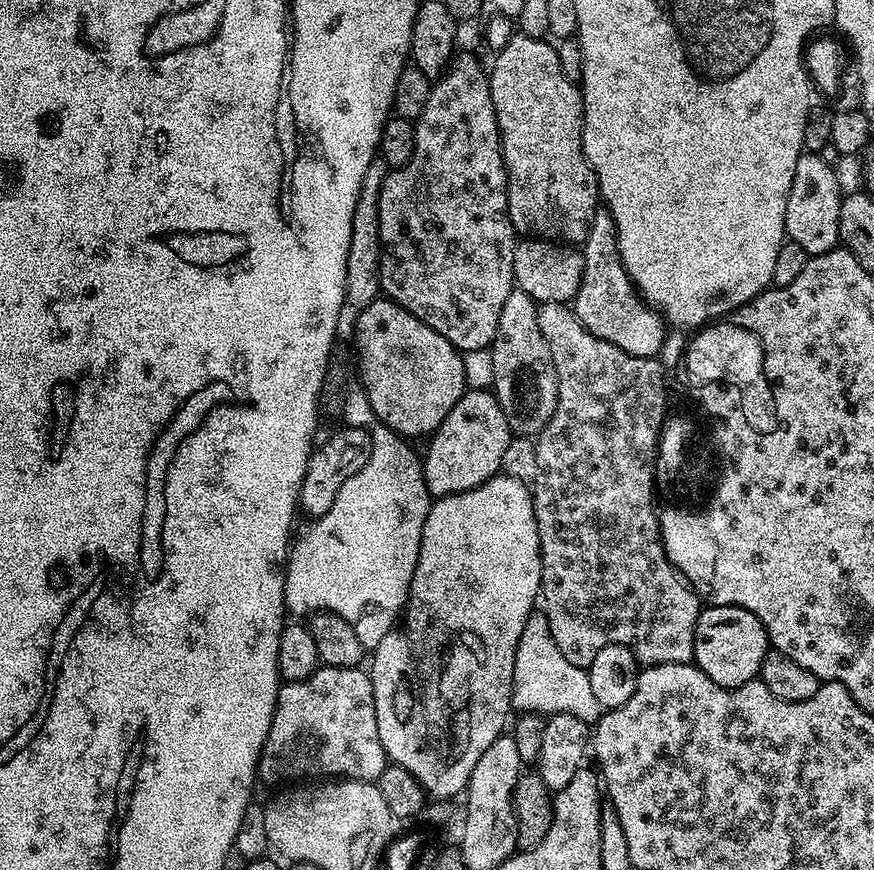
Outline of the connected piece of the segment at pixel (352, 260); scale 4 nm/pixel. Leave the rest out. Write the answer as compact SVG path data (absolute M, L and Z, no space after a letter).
M379 158L366 166L366 174L362 178L362 190L358 190L358 202L354 206L354 222L350 226L350 250L346 254L346 286L344 299L353 309L359 310L370 306L381 295L380 290L380 231L378 230L378 198L382 190L382 182L386 182L390 169L388 163Z

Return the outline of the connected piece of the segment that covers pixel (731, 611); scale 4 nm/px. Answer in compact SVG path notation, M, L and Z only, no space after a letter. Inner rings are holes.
M738 606L705 607L700 613L694 634L694 654L696 667L701 668L718 686L737 688L749 684L760 675L764 655L770 651L768 635L762 622L750 610Z

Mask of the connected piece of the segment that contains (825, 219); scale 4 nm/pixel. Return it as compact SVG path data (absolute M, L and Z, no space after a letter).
M801 154L798 166L794 166L794 182L790 182L790 198L786 202L787 239L802 246L809 257L831 252L840 244L841 199L835 167L827 165L818 154Z

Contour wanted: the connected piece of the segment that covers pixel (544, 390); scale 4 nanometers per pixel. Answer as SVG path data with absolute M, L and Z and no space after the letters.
M513 290L510 298L502 306L502 314L498 314L498 330L490 345L494 362L494 378L490 385L495 392L502 410L506 414L506 422L512 427L517 437L539 436L541 430L550 422L558 402L558 376L556 364L550 358L550 346L546 346L546 338L542 338L542 330L538 330L538 305L530 298L530 294Z

